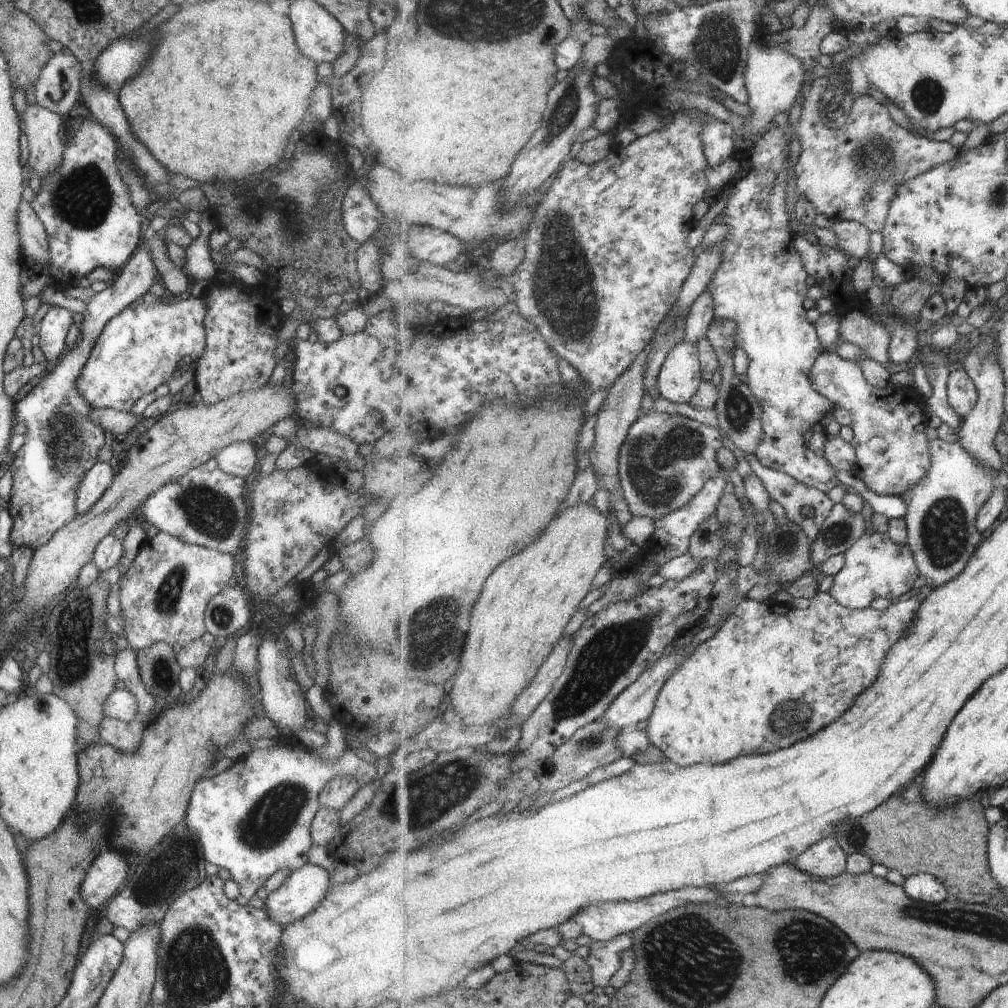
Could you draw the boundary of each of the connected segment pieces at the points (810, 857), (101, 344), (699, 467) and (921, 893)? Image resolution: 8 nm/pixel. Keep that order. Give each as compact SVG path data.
M832 836L821 838L797 860L797 866L818 878L833 878L848 871L849 855Z
M186 294L180 297L175 304L155 303L151 306L139 300L129 307L123 308L119 314L111 316L103 329L99 332L99 337L95 340L91 348L87 361L79 380L77 388L81 390L81 395L85 398L92 409L107 409L129 411L136 400L158 386L165 384L174 370L179 365L183 356L189 356L193 360L199 359L205 350L205 334L203 329L203 314L205 314L205 300L200 296L190 298Z
M650 413L639 418L629 430L619 454L619 477L629 511L635 516L647 516L653 521L664 518L673 510L683 508L701 493L705 482L719 477L721 466L717 464L717 452L723 448L723 432L720 428L705 426L697 420L679 414Z
M927 873L907 878L902 888L911 898L928 904L941 904L951 898L947 888L937 878Z

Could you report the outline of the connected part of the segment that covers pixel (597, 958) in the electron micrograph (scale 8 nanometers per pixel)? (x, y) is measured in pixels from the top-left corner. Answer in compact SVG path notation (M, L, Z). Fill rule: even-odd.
M629 934L617 936L609 941L591 941L588 946L587 964L591 966L593 985L609 987L611 978L621 968L623 952L633 949L633 938Z

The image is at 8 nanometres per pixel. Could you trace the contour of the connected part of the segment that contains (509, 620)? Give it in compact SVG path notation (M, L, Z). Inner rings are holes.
M583 502L569 506L551 522L549 530L539 542L501 564L493 572L489 586L485 586L485 594L481 594L481 602L477 602L477 610L473 610L473 624L466 639L465 652L461 656L461 670L457 672L453 688L446 699L455 710L456 721L482 726L495 725L498 718L506 719L517 698L528 689L549 654L564 638L567 625L571 623L585 596L592 592L591 586L599 568L608 561L605 556L605 544L609 538L607 527L609 521L595 504Z

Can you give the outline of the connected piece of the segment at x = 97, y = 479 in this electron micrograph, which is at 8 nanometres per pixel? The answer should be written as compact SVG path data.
M95 462L92 468L83 476L75 494L74 508L76 514L85 514L97 503L103 492L113 480L110 465L105 462Z

